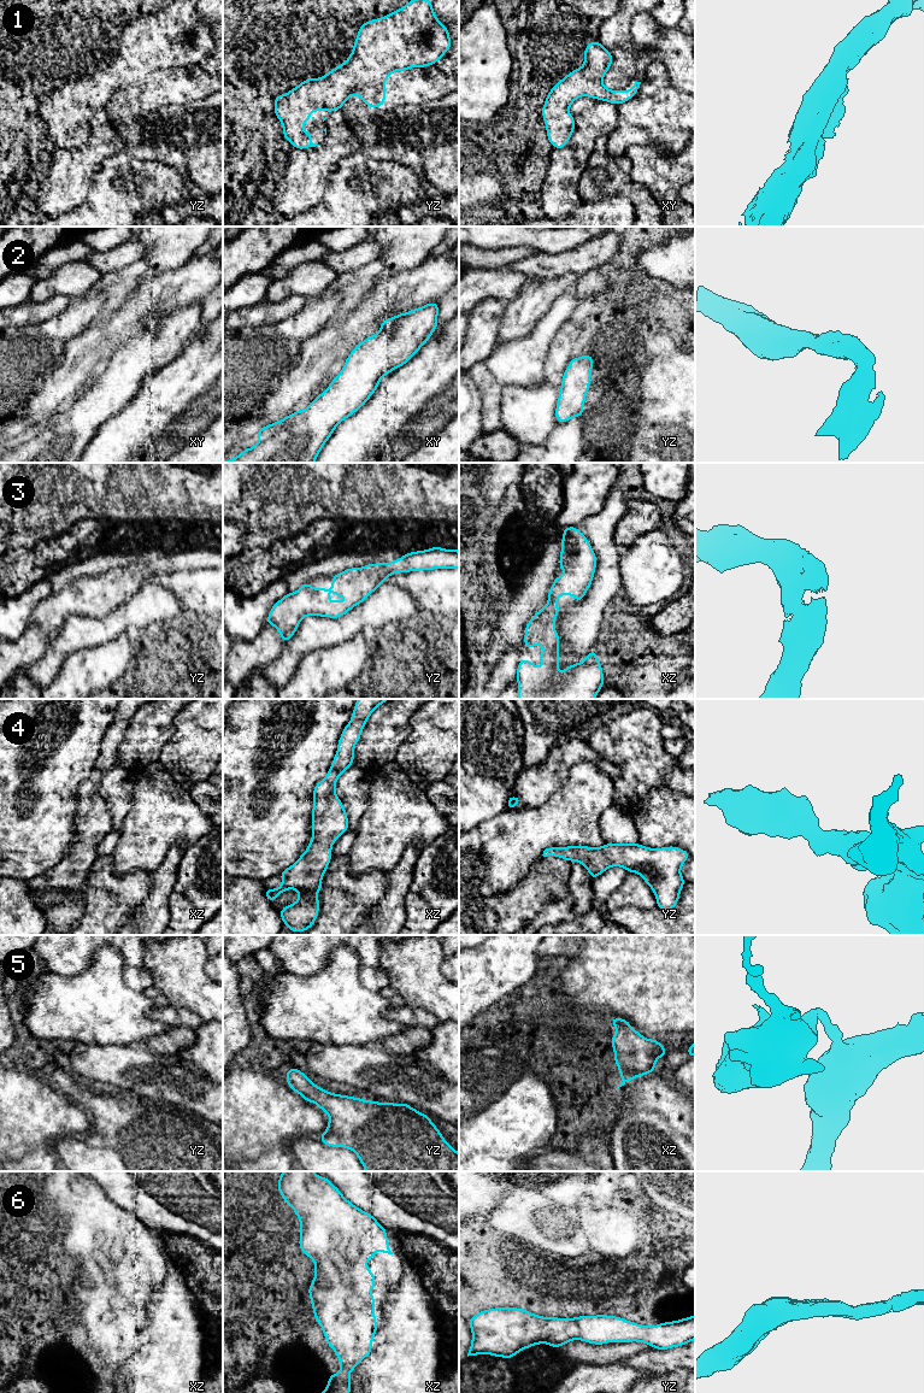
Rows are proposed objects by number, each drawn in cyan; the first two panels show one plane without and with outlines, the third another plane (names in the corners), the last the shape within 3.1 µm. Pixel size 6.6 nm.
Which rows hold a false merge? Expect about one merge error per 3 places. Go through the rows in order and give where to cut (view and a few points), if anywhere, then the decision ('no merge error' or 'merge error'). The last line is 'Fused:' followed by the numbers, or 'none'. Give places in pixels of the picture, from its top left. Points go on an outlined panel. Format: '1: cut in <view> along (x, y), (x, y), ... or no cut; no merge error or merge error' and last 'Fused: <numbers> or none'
1: no cut; no merge error
2: no cut; no merge error
3: no cut; no merge error
4: no cut; no merge error
5: no cut; no merge error
6: no cut; no merge error
Fused: none

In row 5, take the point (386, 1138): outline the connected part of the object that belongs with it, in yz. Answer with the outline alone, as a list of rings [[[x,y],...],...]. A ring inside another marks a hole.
[[[298,1068],[289,1069],[286,1074],[286,1080],[288,1082],[288,1086],[294,1092],[300,1094],[306,1101],[312,1104],[316,1103],[320,1110],[325,1111],[329,1115],[330,1119],[328,1122],[328,1128],[322,1135],[319,1135],[319,1139],[323,1141],[323,1144],[331,1147],[346,1147],[352,1150],[358,1156],[365,1171],[459,1171],[459,1153],[443,1139],[442,1134],[439,1132],[439,1128],[432,1124],[429,1116],[414,1110],[412,1106],[405,1103],[400,1103],[395,1105],[394,1103],[390,1101],[387,1101],[384,1105],[382,1105],[379,1101],[373,1101],[373,1100],[367,1101],[367,1100],[363,1100],[361,1098],[353,1098],[349,1095],[330,1093],[325,1088],[322,1089],[317,1085],[314,1085]]]

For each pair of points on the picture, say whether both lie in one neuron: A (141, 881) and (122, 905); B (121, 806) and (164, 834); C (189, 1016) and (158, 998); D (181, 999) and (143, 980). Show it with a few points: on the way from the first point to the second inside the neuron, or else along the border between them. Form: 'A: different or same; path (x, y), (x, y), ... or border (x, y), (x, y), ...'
A: same; path (135, 887), (123, 899)
B: different; border (134, 782), (130, 807), (118, 828)
C: different; border (169, 1004), (156, 1005)
D: different; border (143, 965), (151, 973), (154, 985)

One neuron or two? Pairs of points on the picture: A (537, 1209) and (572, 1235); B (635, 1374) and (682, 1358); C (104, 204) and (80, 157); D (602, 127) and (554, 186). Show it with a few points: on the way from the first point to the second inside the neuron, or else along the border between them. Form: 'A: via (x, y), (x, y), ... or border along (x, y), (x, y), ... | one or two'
A: via (546, 1217), (564, 1235) | one
B: border along (625, 1365), (648, 1371) | two
C: border along (100, 170), (93, 177), (88, 197), (78, 206) | two
D: via (587, 140), (564, 170) | one

